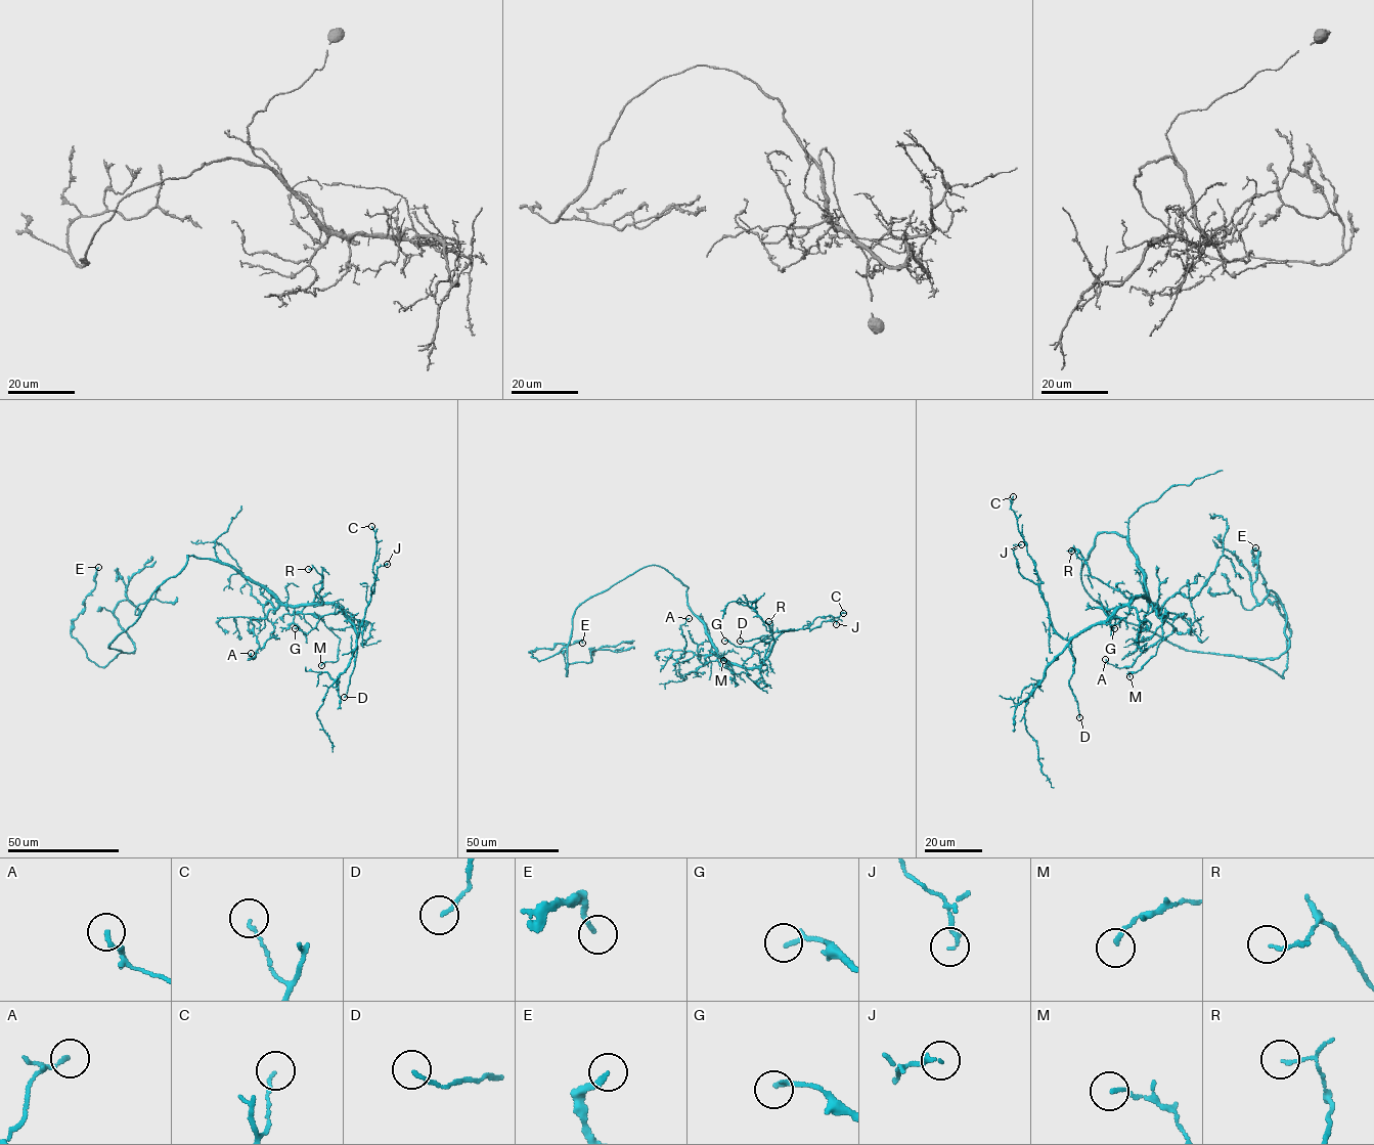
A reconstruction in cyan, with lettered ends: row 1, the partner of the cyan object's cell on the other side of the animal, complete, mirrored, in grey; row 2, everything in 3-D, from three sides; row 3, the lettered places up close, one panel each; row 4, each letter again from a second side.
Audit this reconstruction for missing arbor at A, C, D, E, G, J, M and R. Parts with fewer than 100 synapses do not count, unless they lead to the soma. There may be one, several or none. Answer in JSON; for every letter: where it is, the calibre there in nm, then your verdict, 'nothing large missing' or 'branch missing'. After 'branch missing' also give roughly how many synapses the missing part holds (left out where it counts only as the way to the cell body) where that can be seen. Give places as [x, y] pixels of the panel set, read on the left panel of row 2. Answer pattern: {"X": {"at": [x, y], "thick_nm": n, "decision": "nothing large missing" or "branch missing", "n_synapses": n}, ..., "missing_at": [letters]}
{"A": {"at": [251, 653], "thick_nm": 150, "decision": "nothing large missing"}, "C": {"at": [371, 526], "thick_nm": 120, "decision": "nothing large missing"}, "D": {"at": [344, 697], "thick_nm": 140, "decision": "nothing large missing"}, "E": {"at": [98, 567], "thick_nm": 180, "decision": "nothing large missing"}, "G": {"at": [295, 628], "thick_nm": 190, "decision": "nothing large missing"}, "J": {"at": [387, 564], "thick_nm": 130, "decision": "nothing large missing"}, "M": {"at": [321, 665], "thick_nm": 140, "decision": "nothing large missing"}, "R": {"at": [308, 569], "thick_nm": 120, "decision": "nothing large missing"}, "missing_at": []}

